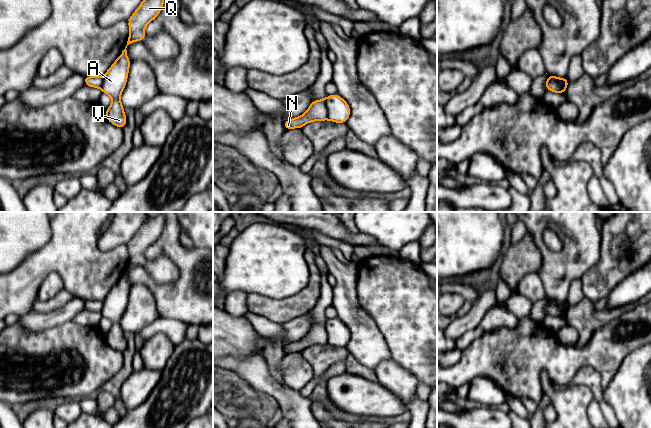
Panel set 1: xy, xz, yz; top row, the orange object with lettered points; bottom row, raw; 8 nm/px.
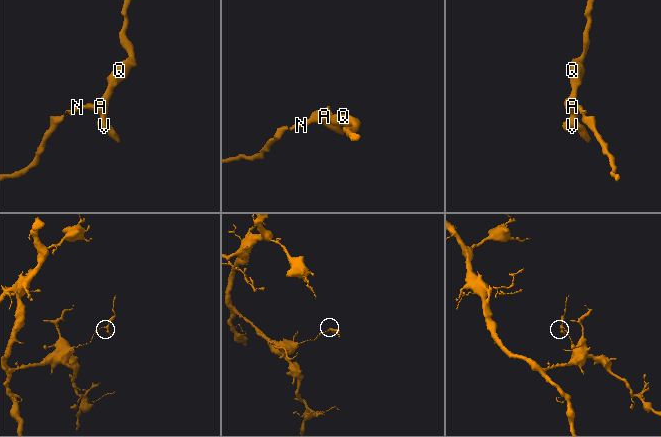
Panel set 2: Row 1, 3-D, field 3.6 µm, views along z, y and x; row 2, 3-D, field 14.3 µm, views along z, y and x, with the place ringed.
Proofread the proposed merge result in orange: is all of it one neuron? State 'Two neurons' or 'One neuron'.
Two neurons

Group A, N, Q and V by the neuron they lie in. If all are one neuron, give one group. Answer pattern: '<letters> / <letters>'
A Q V / N

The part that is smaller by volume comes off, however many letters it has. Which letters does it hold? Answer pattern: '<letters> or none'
A, Q, V

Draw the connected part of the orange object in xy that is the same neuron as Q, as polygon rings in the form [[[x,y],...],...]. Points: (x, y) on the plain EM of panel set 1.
[[[160,213],[155,217],[148,217],[143,223],[140,230],[128,243],[129,261],[125,273],[103,301],[102,317],[108,318],[113,324],[109,332],[104,336],[105,341],[110,347],[121,353],[127,348],[127,342],[120,320],[125,312],[131,287],[127,280],[126,272],[135,265],[143,265],[145,263],[144,253],[148,247],[160,238],[164,229],[164,220],[163,213]]]

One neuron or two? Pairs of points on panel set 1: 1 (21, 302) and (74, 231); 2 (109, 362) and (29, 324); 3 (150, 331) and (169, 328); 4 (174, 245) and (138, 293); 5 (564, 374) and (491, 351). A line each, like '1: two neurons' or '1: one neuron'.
1: one neuron
2: two neurons
3: one neuron
4: two neurons
5: one neuron

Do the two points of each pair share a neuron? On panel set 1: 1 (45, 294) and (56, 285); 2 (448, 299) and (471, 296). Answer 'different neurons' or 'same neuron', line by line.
1: same neuron
2: different neurons

